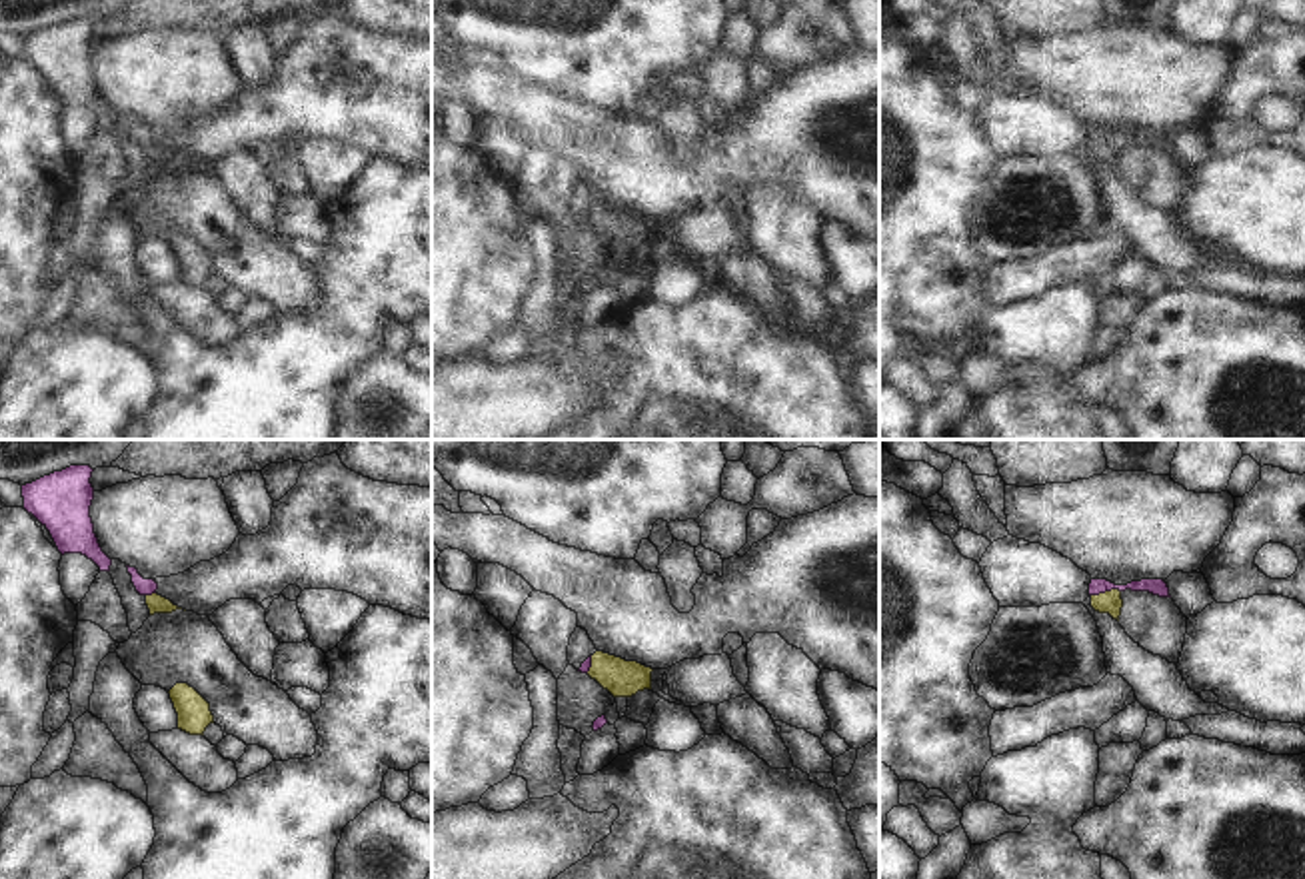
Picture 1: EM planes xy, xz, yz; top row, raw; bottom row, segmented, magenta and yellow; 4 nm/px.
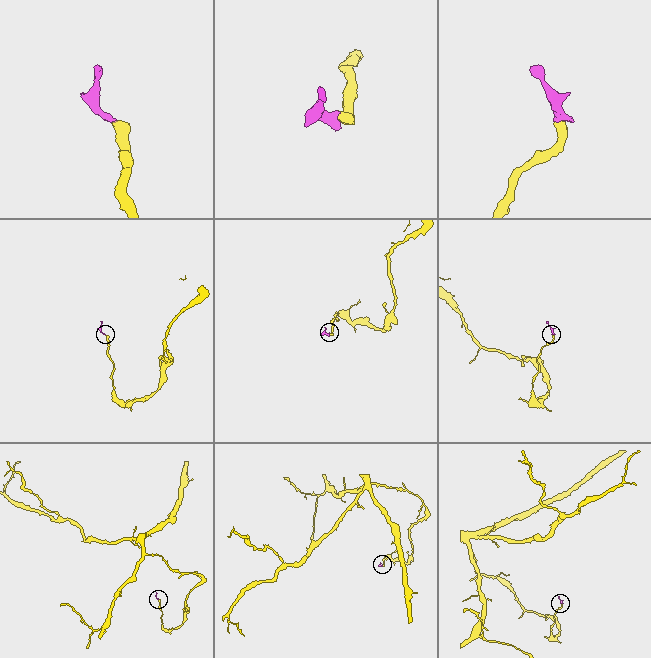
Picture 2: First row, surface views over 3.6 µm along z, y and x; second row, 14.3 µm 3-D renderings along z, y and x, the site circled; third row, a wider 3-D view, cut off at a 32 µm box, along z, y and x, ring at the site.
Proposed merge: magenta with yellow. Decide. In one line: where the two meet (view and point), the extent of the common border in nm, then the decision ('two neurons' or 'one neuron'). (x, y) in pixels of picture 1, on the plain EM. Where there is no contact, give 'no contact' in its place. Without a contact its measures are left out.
contact yz (1106, 142); length 120 nm; one neuron

